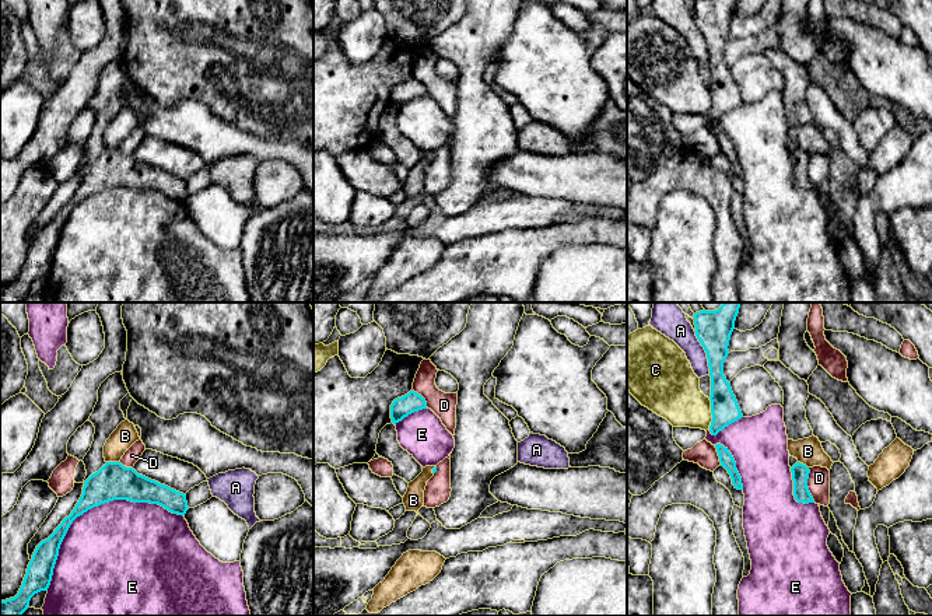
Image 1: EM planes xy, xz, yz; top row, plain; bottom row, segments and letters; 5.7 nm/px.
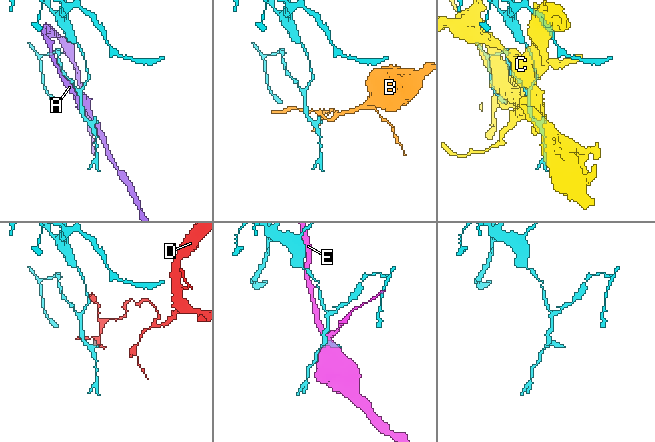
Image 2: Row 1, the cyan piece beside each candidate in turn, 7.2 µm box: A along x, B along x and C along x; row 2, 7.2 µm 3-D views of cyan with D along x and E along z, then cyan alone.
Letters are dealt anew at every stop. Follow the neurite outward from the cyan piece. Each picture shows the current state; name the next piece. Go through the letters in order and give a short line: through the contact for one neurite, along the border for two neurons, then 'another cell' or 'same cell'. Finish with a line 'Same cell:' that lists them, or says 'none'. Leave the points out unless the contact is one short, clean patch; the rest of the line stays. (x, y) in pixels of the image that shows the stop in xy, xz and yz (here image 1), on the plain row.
A: another cell
B: line xy (107, 147), (119, 149); another cell
C: another cell
D: another cell
E: another cell
Same cell: none

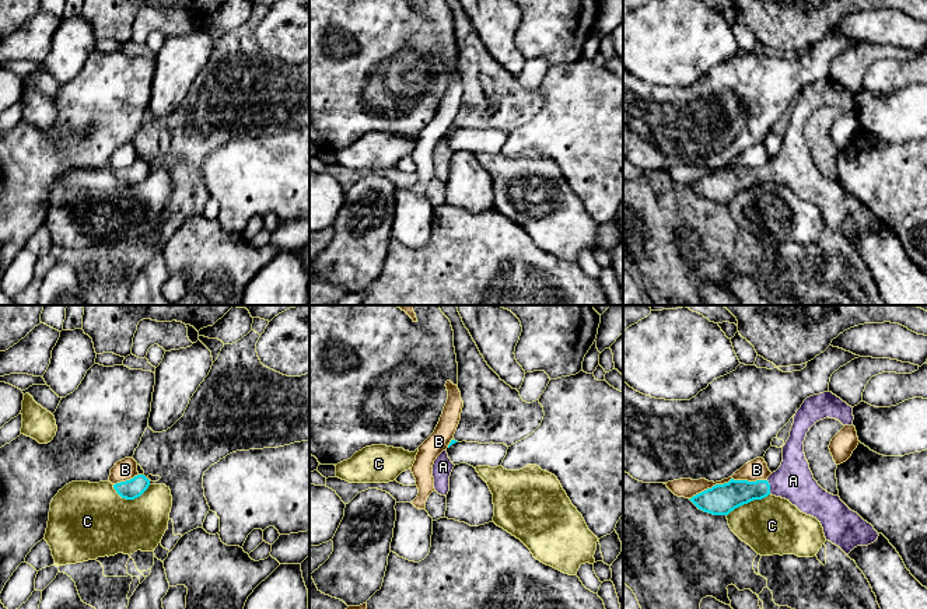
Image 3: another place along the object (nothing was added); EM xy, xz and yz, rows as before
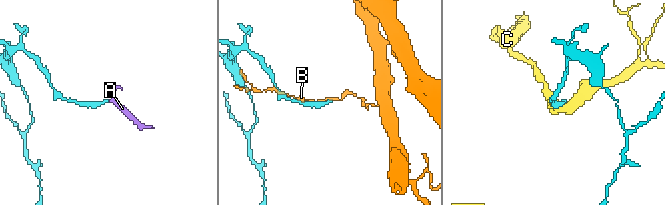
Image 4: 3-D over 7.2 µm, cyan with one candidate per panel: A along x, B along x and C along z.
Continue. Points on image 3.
A: line yz (727, 184), (738, 178), (769, 174), (793, 167); same cell
B: another cell
C: another cell
Same cell: A

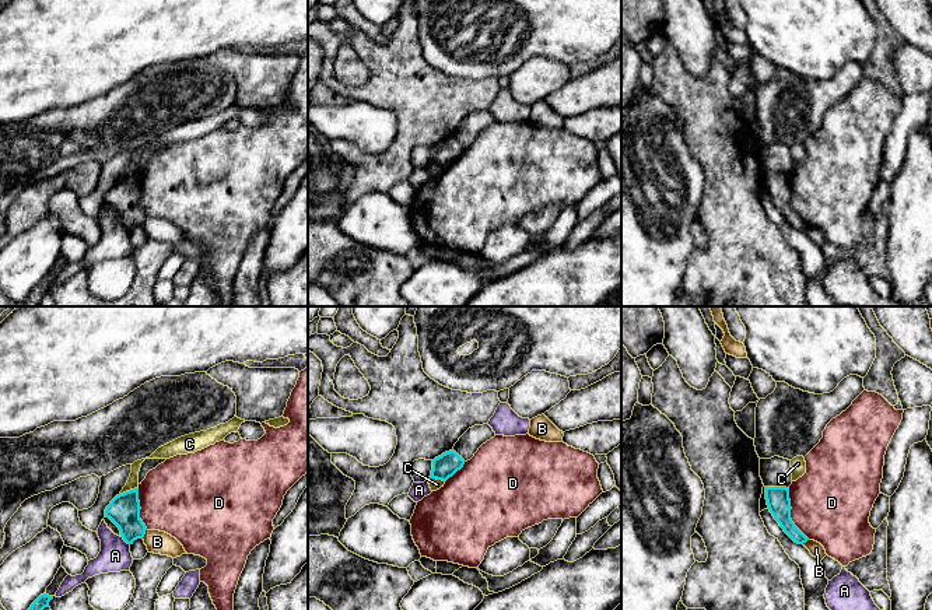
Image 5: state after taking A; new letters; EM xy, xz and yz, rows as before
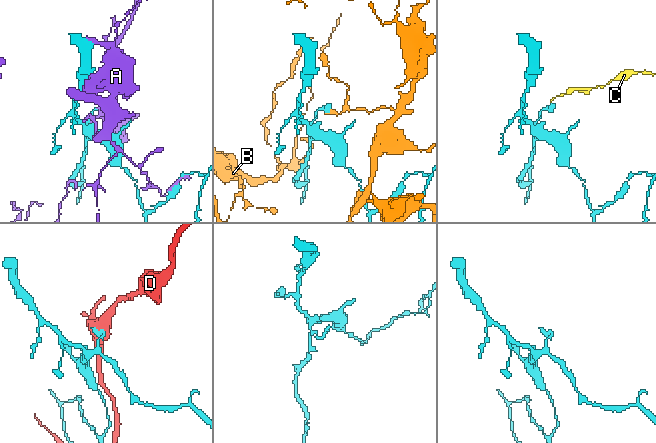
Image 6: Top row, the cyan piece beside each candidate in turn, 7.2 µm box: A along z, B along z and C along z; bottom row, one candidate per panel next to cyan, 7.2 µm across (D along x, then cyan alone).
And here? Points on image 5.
A: another cell
B: line xy (146, 216), (142, 224); another cell
C: line xy (136, 174), (121, 181); another cell
D: another cell
Same cell: none

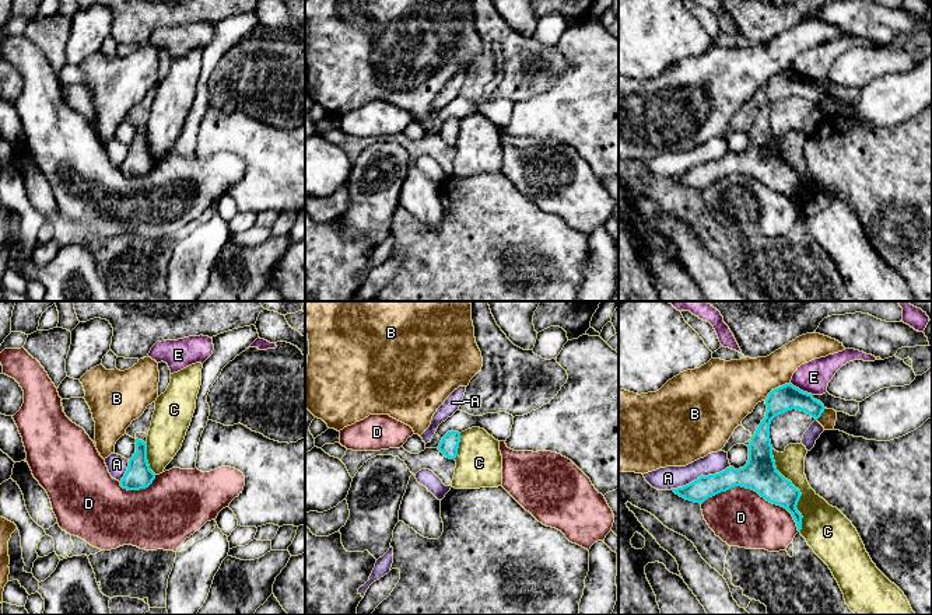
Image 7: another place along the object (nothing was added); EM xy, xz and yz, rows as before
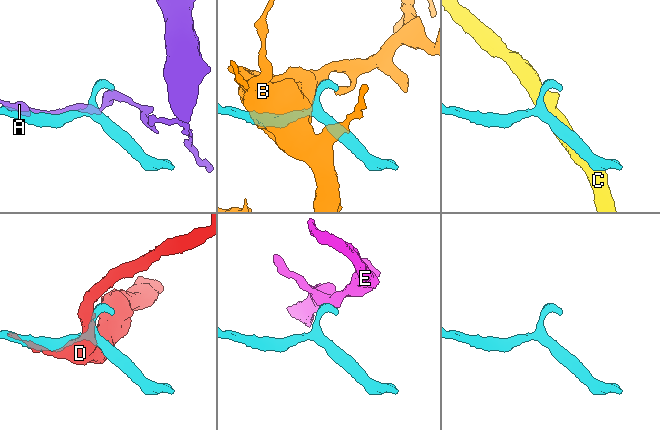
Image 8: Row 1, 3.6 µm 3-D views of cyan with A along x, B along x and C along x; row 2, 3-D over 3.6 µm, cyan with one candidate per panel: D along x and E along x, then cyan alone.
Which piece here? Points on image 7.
A: another cell
B: another cell
C: another cell
D: another cell
E: line yz (789, 69), (812, 81); another cell
Same cell: none

